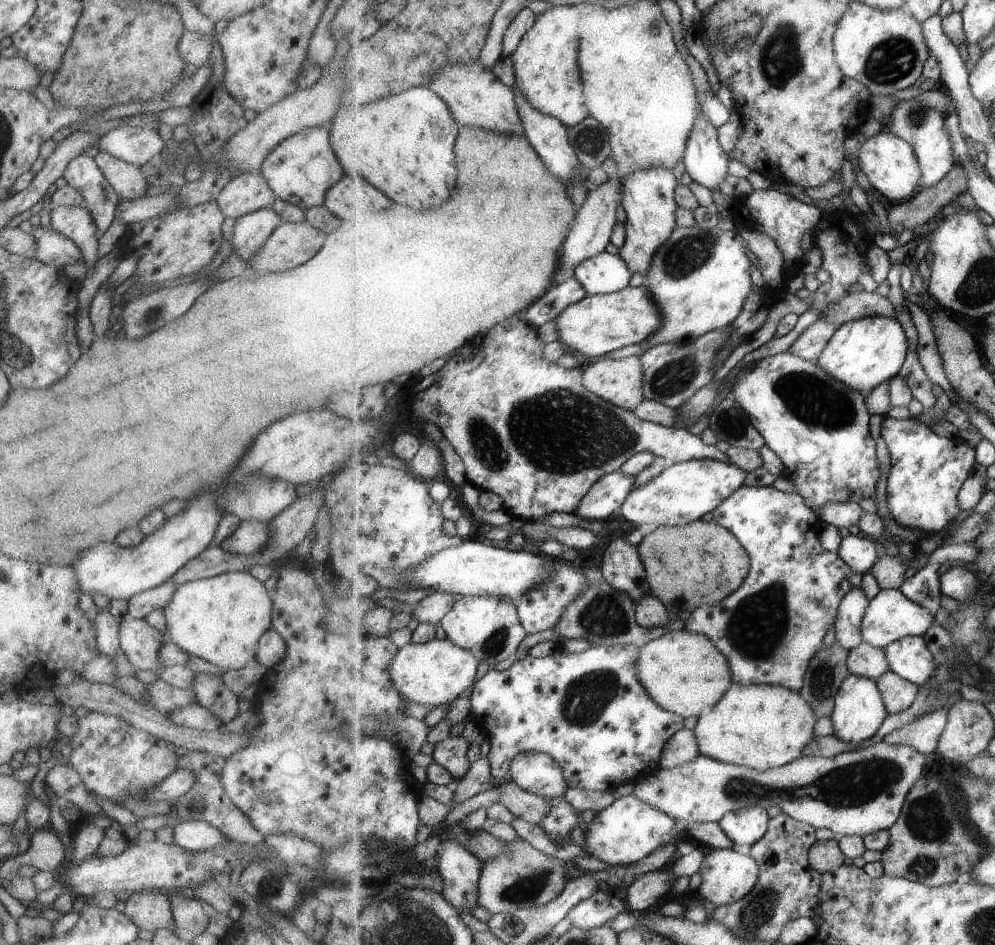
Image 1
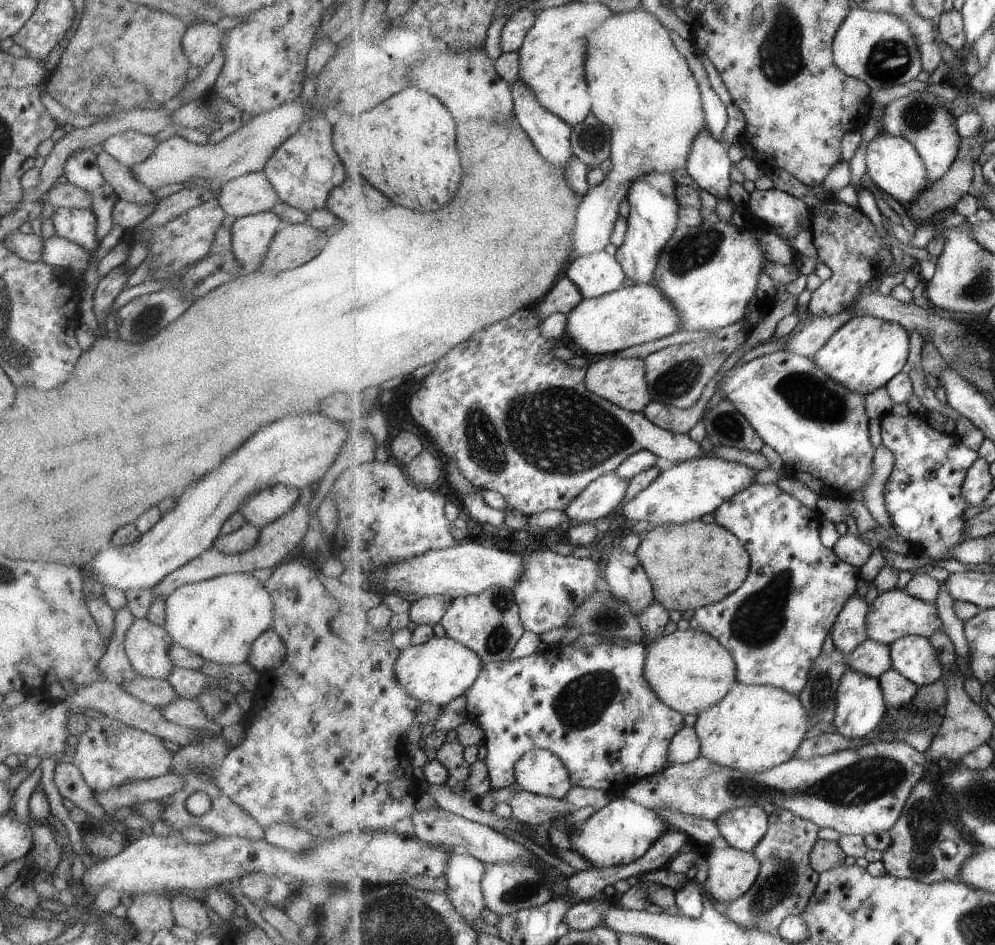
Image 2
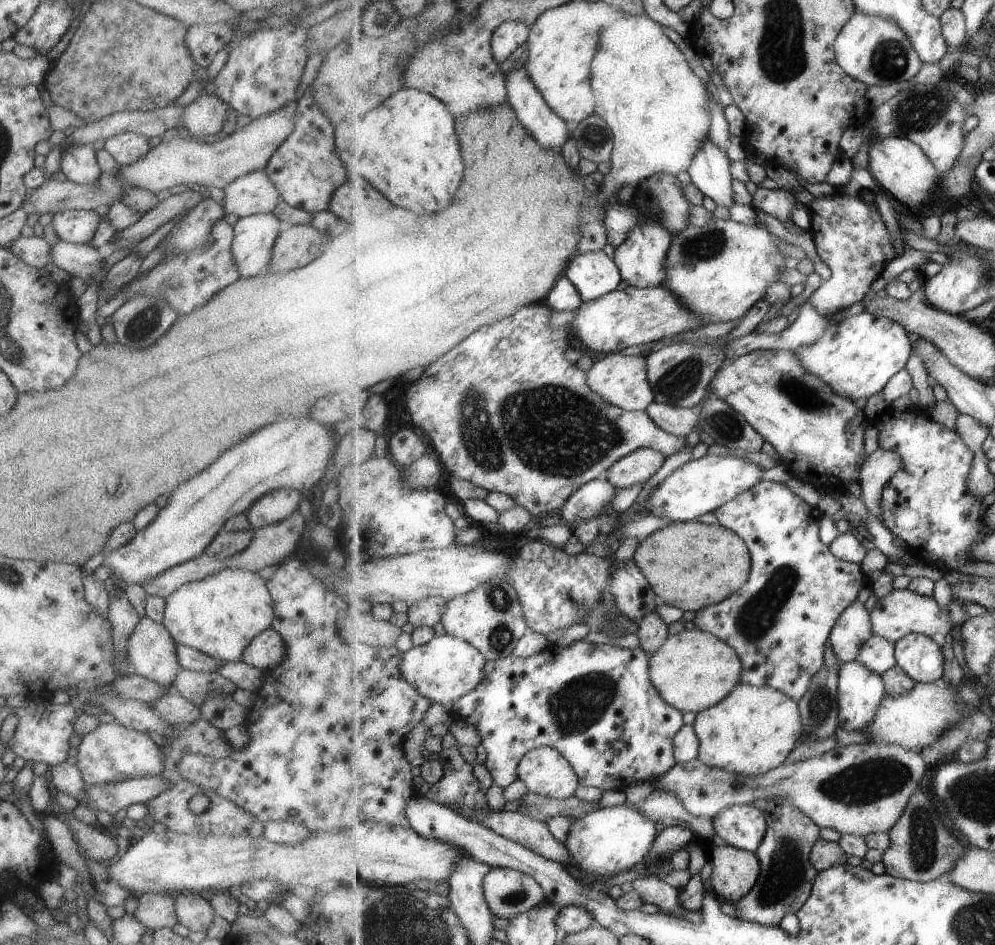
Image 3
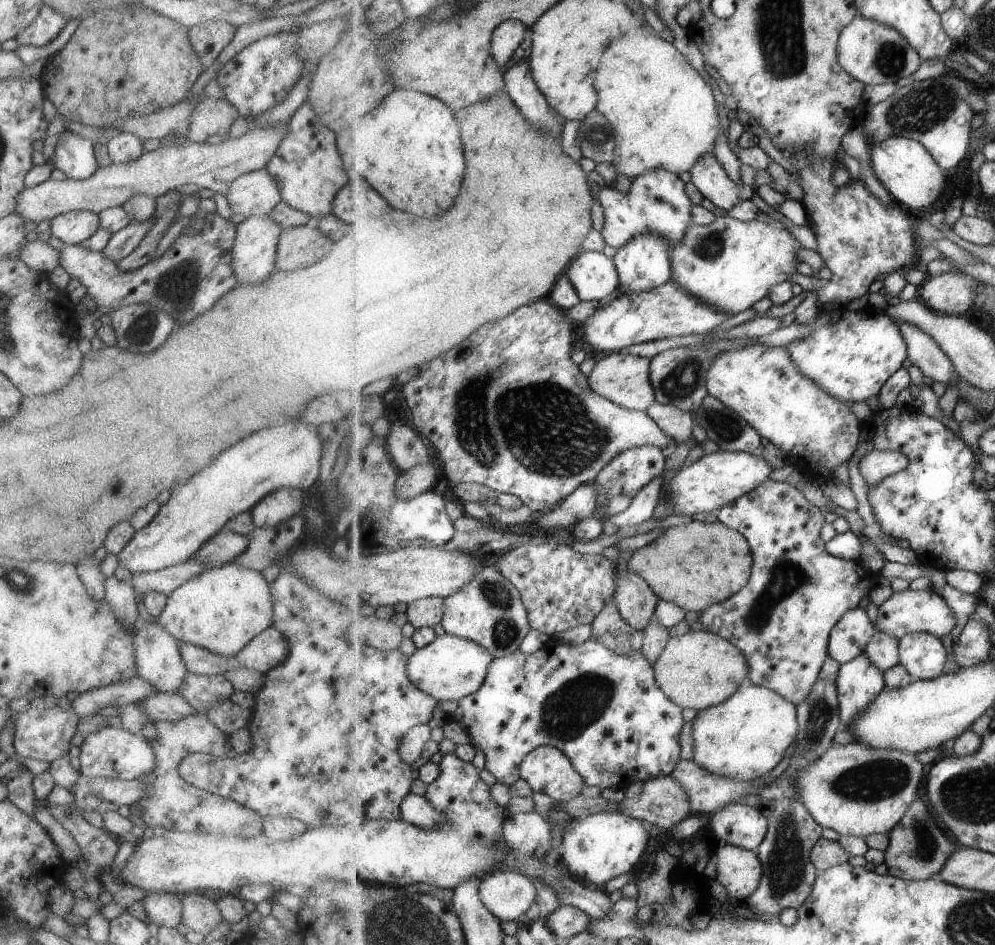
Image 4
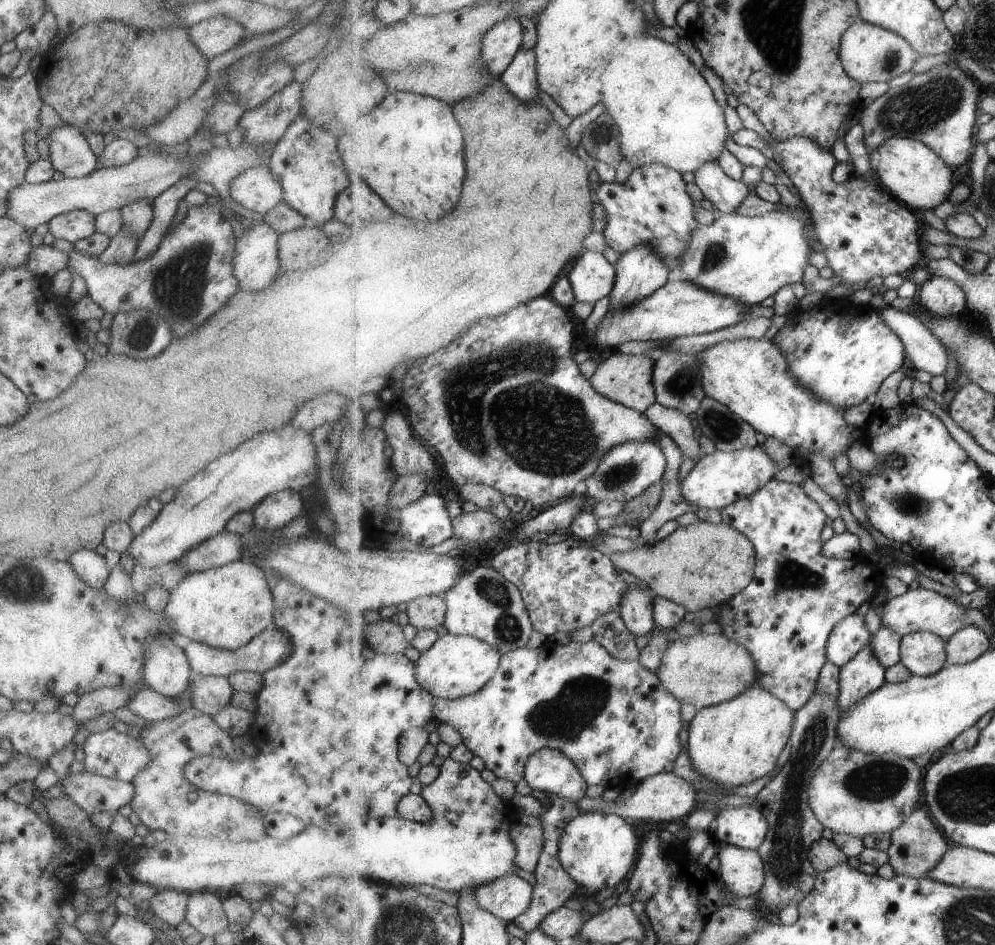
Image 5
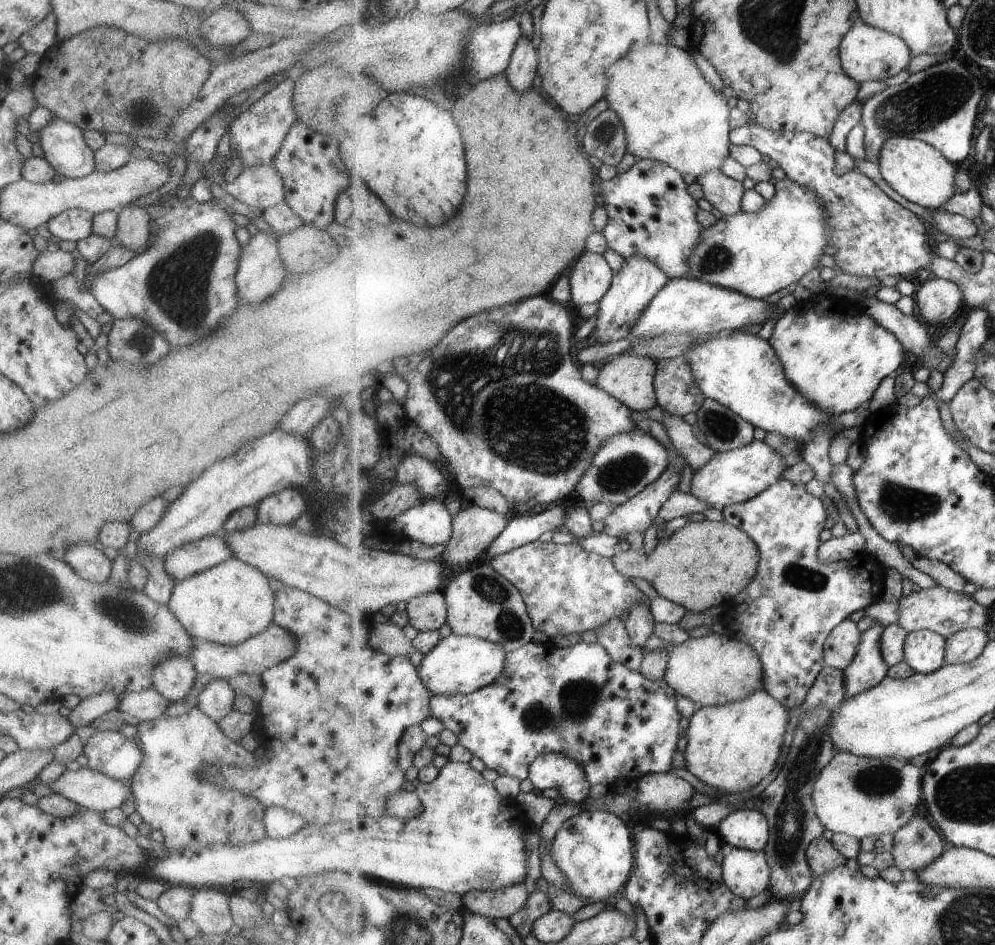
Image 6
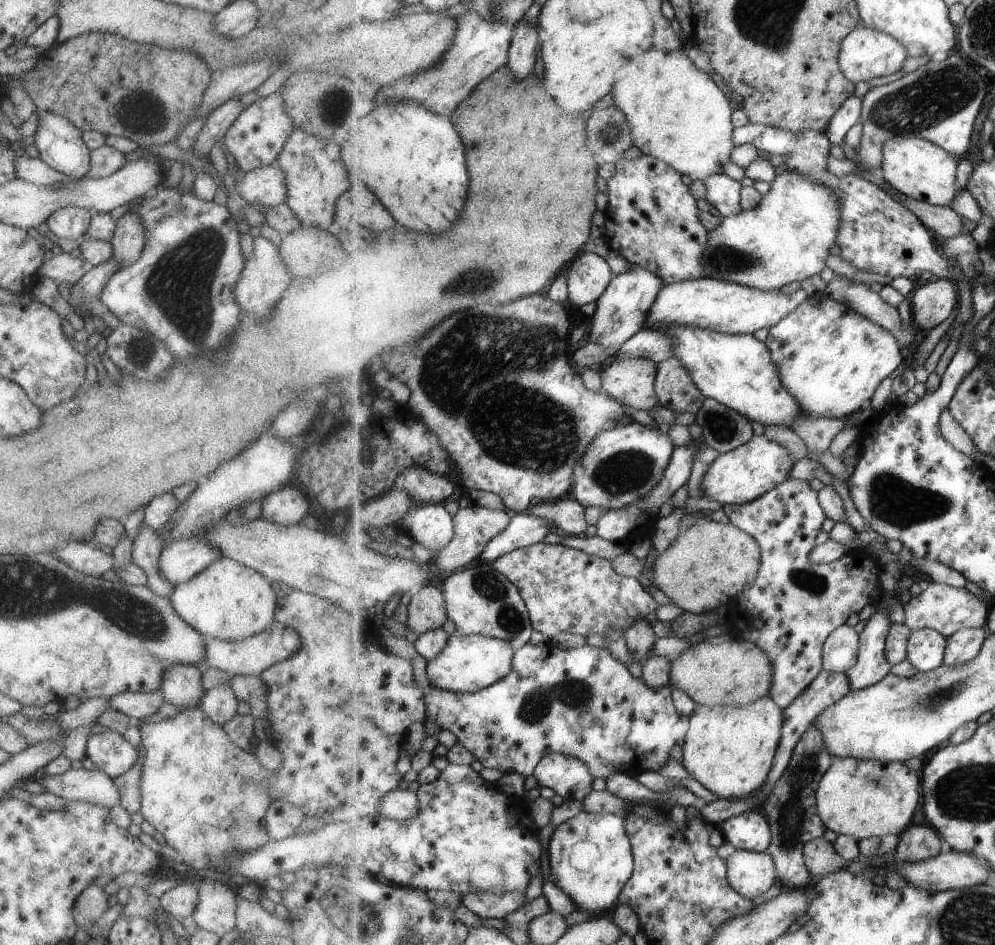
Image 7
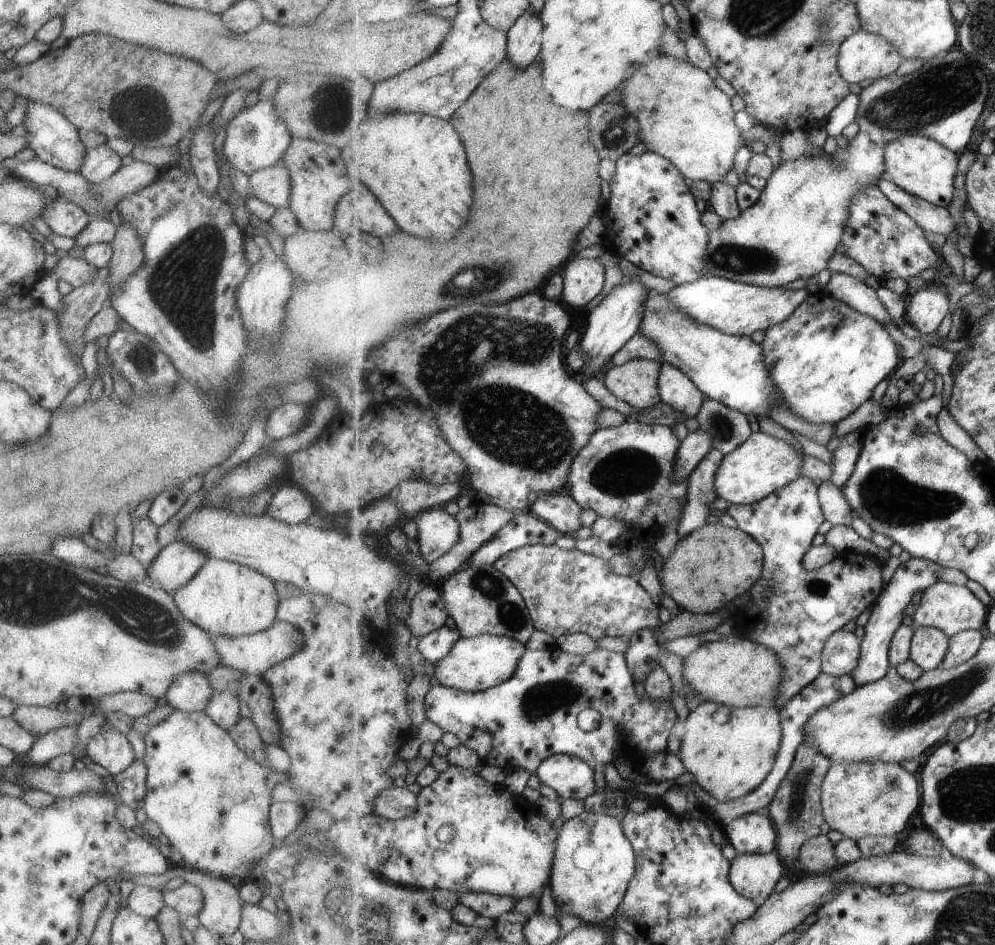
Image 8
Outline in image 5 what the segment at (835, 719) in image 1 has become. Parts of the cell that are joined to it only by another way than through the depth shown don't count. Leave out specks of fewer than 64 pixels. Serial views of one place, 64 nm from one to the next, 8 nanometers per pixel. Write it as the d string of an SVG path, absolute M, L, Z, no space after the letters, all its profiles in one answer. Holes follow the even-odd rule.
M870 644L840 668L838 703L842 713L851 711L867 696L886 684L886 670L877 660Z

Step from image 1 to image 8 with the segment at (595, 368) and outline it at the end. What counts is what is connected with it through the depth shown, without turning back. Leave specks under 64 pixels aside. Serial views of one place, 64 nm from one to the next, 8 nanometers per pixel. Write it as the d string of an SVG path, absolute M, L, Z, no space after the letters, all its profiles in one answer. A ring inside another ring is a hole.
M649 359L630 360L621 366L613 365L604 374L606 388L617 399L635 409L648 409L661 402L659 377L661 361Z

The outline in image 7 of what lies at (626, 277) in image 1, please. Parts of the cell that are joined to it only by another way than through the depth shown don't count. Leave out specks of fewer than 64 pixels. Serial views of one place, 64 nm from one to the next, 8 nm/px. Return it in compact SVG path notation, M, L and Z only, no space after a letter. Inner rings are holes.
M584 253L568 270L569 299L575 308L598 302L615 276L607 260L594 253Z

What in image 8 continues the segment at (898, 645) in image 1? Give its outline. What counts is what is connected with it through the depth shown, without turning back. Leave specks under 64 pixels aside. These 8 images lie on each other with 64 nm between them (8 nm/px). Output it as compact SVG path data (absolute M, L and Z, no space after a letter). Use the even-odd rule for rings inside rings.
M919 627L911 645L911 659L923 670L939 668L949 652L951 637L935 627Z

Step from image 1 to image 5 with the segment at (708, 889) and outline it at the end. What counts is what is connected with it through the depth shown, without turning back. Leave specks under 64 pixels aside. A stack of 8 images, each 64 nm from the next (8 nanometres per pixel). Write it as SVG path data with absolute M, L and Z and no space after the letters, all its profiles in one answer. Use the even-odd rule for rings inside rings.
M719 845L719 878L735 897L755 896L766 880L766 864L758 850Z

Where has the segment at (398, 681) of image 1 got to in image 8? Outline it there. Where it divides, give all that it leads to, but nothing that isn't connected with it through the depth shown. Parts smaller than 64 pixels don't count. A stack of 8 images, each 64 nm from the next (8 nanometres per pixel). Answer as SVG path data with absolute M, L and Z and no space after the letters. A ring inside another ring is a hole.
M485 634L475 637L460 637L451 653L434 665L434 682L467 693L497 687L515 675L517 664L523 657L526 648L522 643L507 636Z

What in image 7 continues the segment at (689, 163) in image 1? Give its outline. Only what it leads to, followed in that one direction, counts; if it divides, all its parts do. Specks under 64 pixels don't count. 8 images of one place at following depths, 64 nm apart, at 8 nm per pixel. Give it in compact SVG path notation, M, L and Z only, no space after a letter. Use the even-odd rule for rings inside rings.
M723 173L712 175L703 182L708 187L706 200L714 211L724 218L742 212L740 203L744 183L739 183Z

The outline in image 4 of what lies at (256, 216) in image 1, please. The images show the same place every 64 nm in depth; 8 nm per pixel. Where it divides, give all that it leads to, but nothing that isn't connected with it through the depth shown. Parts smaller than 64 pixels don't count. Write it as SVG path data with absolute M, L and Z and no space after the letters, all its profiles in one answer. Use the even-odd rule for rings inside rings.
M246 217L235 225L235 238L231 248L231 269L238 284L259 284L275 271L275 250L282 228L273 220L263 217Z

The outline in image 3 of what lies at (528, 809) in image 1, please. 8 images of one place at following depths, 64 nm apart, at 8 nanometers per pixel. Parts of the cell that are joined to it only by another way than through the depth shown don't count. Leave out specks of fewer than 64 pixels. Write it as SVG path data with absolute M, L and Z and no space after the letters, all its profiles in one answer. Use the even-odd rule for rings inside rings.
M528 793L522 796L520 799L520 806L517 810L522 816L528 817L529 819L534 819L537 821L542 821L543 823L547 823L550 818L555 816L573 816L577 819L584 818L589 813L593 812L593 809L597 806L598 803L585 803L581 800L578 800L575 796L571 796L567 799L553 799L552 797L543 797L540 795L535 795L533 793Z

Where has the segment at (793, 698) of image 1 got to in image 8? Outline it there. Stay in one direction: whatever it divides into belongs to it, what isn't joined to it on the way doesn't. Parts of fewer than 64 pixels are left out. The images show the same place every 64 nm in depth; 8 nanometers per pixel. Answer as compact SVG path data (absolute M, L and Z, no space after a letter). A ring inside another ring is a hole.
M701 703L689 713L686 719L687 730L681 739L681 748L678 752L685 768L694 776L695 782L711 794L714 801L718 802L739 800L759 788L775 768L783 738L781 712L775 704L773 706L761 704L755 707L726 707L730 713L725 724L719 724L715 720L715 712L723 708L721 704Z

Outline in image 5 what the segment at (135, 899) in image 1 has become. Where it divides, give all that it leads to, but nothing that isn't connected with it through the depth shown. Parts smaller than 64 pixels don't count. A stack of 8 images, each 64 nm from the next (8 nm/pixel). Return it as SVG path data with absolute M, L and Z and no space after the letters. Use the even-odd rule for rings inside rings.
M172 889L157 891L148 901L151 913L171 927L184 920L187 893L176 892Z

